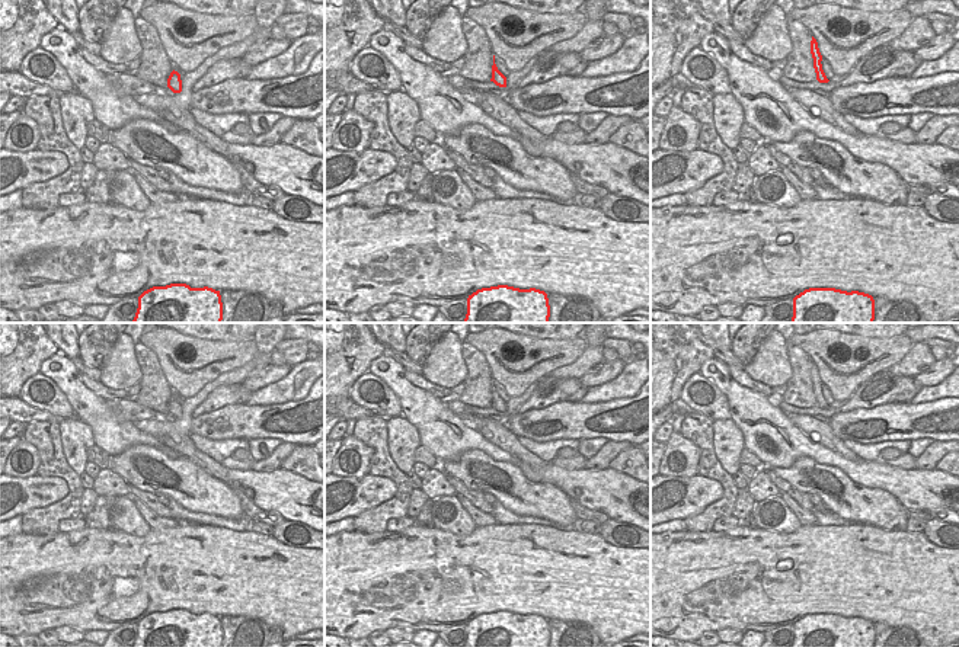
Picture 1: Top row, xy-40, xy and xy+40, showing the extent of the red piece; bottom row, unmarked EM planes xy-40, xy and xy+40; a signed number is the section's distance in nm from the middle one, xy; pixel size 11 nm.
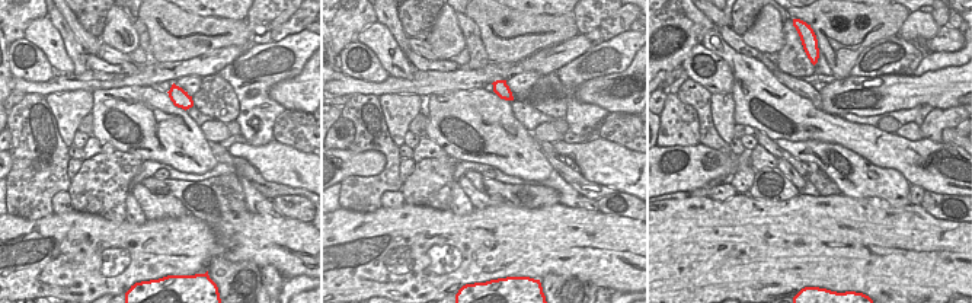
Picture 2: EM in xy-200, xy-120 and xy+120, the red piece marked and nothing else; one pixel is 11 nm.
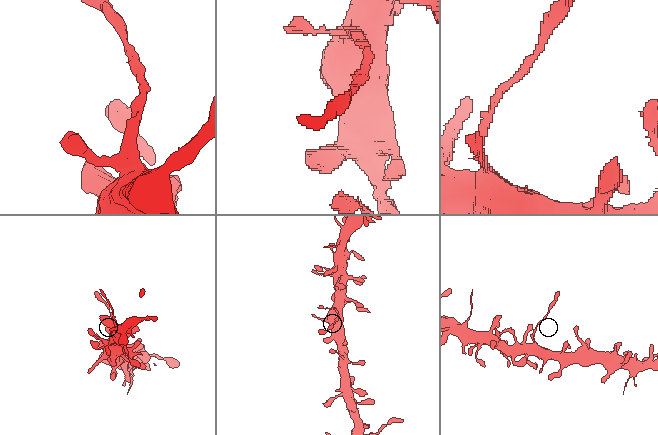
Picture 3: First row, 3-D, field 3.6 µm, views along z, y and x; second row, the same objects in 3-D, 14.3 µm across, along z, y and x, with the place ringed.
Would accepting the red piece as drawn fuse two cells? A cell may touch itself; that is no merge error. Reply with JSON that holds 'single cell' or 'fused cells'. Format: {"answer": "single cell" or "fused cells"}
{"answer": "fused cells"}

